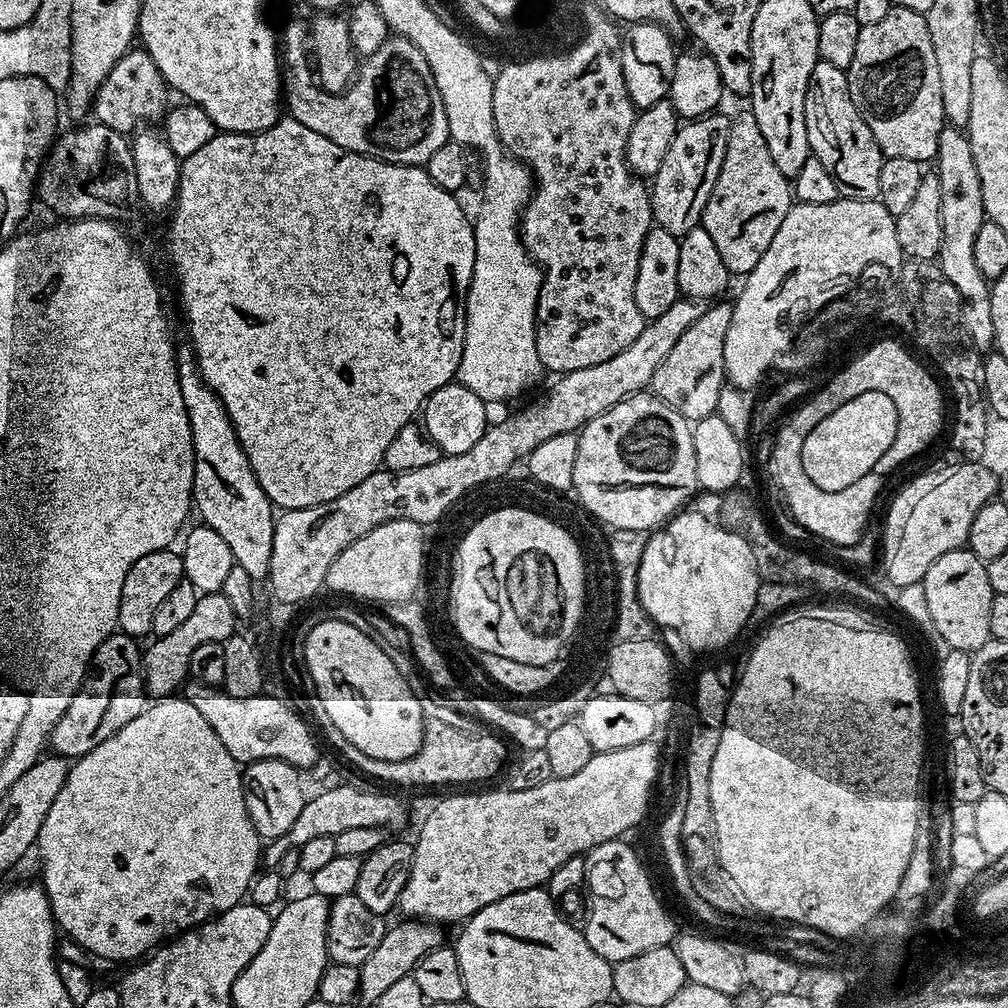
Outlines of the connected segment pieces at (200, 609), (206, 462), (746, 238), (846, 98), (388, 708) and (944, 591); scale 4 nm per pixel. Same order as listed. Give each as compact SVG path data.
M205 592L200 597L198 606L194 606L190 618L186 618L186 622L182 622L182 626L178 626L178 630L174 630L171 634L165 636L157 636L151 642L152 645L142 652L142 671L144 673L144 687L147 695L152 698L163 698L181 691L182 685L189 679L190 658L196 652L201 651L211 640L223 642L228 640L237 631L238 617L234 614L234 606L230 606L230 598L226 598L223 592Z
M184 342L176 348L176 379L180 381L194 446L192 503L195 515L200 515L206 527L215 530L226 546L230 546L234 564L246 570L253 582L267 581L276 525L274 505L262 486L258 486L254 470L250 470L250 462L226 414L224 403L202 378L191 343Z
M744 110L736 117L733 115L728 125L722 170L718 170L718 182L714 182L714 190L710 190L702 221L702 227L710 234L729 273L747 274L758 266L758 258L762 258L766 246L774 242L774 234L778 234L782 218L786 218L793 203L789 177L774 166L766 138L762 138L762 130L758 127L758 118L754 118L751 110Z
M817 59L814 70L810 74L810 82L806 90L806 134L808 135L808 146L811 155L816 156L818 162L822 162L822 166L826 166L826 170L835 178L837 185L843 191L845 188L848 191L845 193L850 194L851 199L877 199L878 174L882 170L886 157L880 151L870 126L866 126L862 114L858 114L858 110L850 98L847 71L838 66L830 66L830 62L822 59Z
M348 620L318 621L309 630L308 637L302 640L302 655L330 722L342 730L346 742L358 746L362 754L370 754L370 758L382 758L386 762L408 760L420 751L424 745L425 705L422 700L420 704L417 693L408 687L408 680L398 674L398 666L390 662L383 647L379 643L376 645L358 625Z
M967 547L955 548L950 554L942 554L942 558L938 558L938 562L934 562L930 570L926 570L922 583L926 594L926 607L930 609L930 618L938 634L942 634L942 638L951 651L971 654L977 652L983 644L988 643L990 639L990 602L994 593L990 586L990 578L986 578L985 561L979 560L973 552L968 551Z

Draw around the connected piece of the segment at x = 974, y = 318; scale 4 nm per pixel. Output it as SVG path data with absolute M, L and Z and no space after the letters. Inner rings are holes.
M946 126L938 138L938 150L934 157L934 174L942 190L942 246L938 263L942 274L954 282L962 305L962 324L978 351L987 353L993 347L992 319L990 318L990 282L978 270L974 262L974 238L985 222L982 202L982 178L978 178L978 166L974 166L974 150L963 128Z

